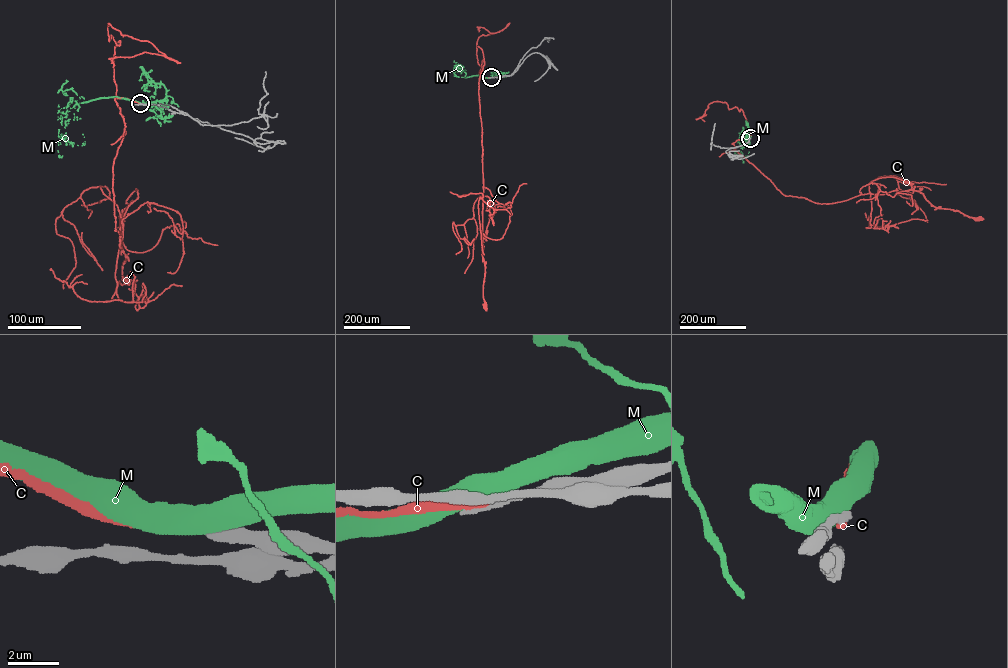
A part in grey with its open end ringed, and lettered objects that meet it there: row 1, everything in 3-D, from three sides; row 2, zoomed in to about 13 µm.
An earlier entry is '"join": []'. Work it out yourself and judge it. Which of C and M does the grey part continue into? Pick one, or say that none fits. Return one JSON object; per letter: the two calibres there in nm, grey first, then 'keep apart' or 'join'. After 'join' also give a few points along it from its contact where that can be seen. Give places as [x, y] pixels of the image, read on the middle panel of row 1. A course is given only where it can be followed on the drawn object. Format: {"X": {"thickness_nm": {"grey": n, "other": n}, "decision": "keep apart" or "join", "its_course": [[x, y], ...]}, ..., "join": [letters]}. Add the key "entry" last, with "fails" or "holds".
{"C": {"thickness_nm": {"grey": 400, "other": 340}, "decision": "keep apart"}, "M": {"thickness_nm": {"grey": 440, "other": 750}, "decision": "keep apart"}, "join": [], "entry": "holds"}

